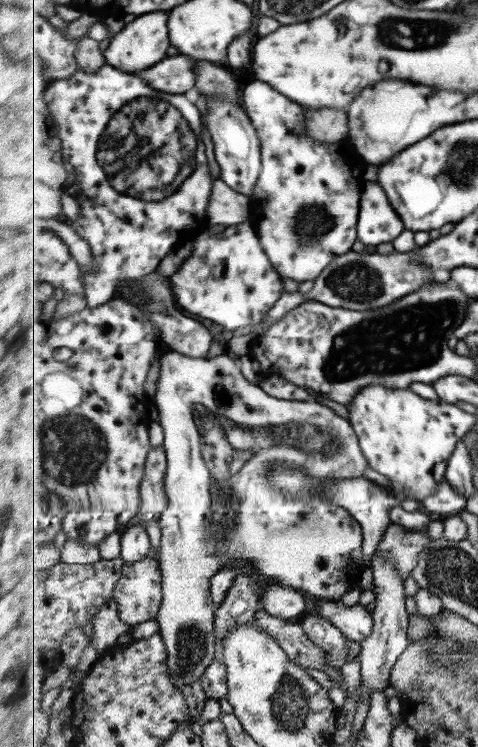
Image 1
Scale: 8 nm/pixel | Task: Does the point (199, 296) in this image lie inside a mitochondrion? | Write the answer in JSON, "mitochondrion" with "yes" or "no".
{"mitochondrion":"no"}

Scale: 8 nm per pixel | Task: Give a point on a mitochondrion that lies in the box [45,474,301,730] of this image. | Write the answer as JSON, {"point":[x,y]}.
{"point":[190,642]}

